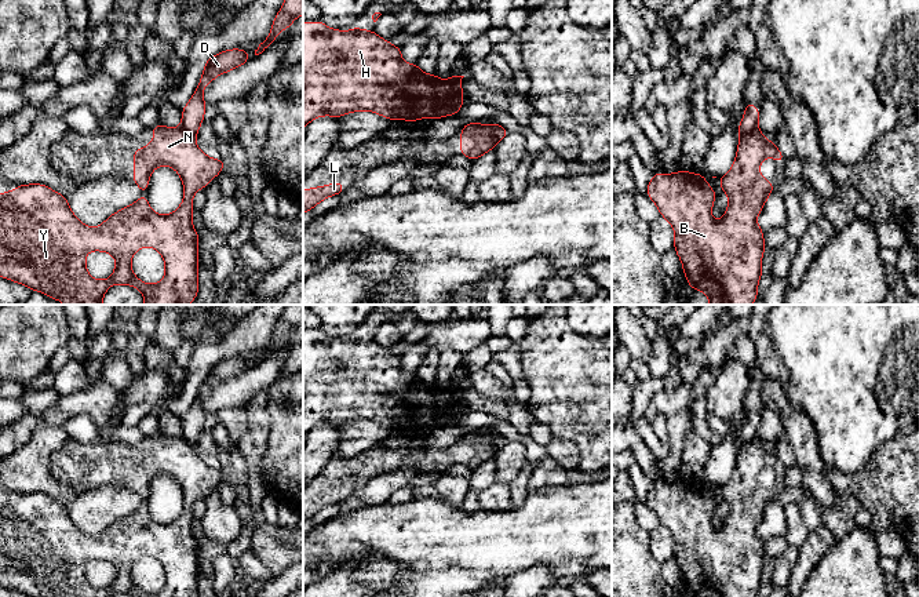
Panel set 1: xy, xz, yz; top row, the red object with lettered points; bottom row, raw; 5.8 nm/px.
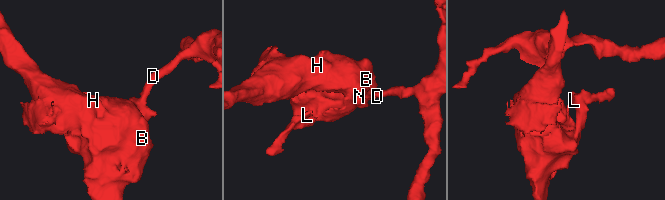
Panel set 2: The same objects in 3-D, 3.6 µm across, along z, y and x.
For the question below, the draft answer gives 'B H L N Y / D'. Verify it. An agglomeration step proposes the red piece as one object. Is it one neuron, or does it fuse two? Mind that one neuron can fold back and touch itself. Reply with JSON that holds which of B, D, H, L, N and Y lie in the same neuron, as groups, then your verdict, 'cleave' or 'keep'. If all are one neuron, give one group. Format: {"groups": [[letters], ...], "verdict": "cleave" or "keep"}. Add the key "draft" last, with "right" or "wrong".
{"groups": [["B", "H", "L", "N", "Y"], ["D"]], "verdict": "cleave", "draft": "right"}

